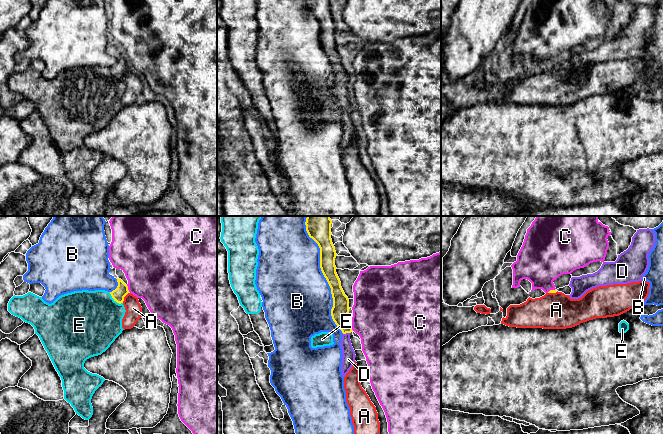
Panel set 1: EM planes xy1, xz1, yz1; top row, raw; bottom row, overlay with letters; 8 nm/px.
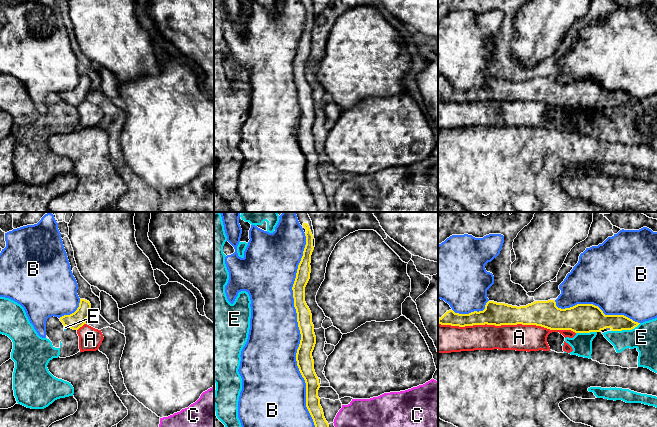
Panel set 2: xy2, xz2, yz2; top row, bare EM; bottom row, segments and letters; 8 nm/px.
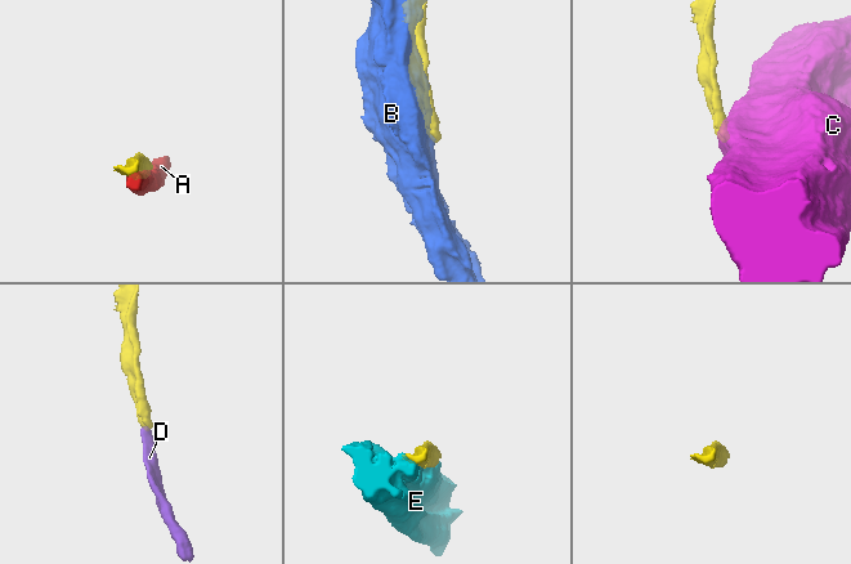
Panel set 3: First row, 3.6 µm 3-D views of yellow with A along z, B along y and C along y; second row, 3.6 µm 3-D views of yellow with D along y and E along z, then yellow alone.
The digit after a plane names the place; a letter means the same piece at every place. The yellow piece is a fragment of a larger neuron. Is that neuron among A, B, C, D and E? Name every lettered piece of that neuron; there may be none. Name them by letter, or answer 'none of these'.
D

